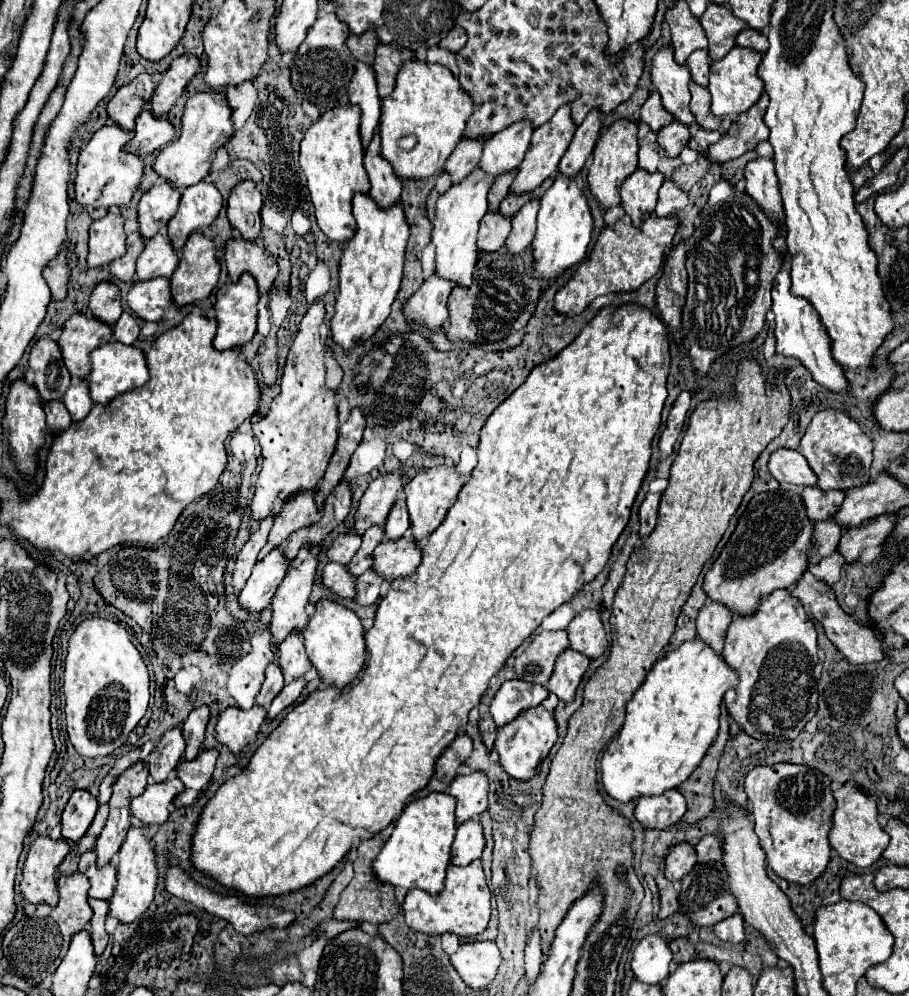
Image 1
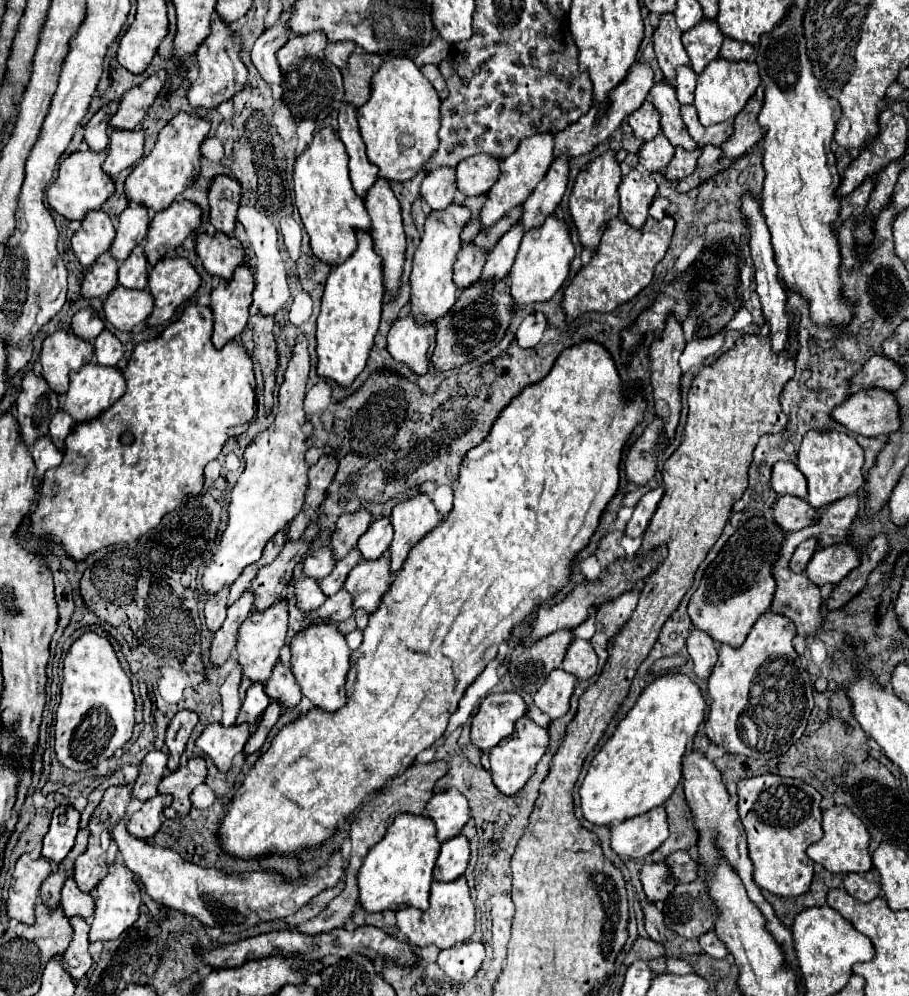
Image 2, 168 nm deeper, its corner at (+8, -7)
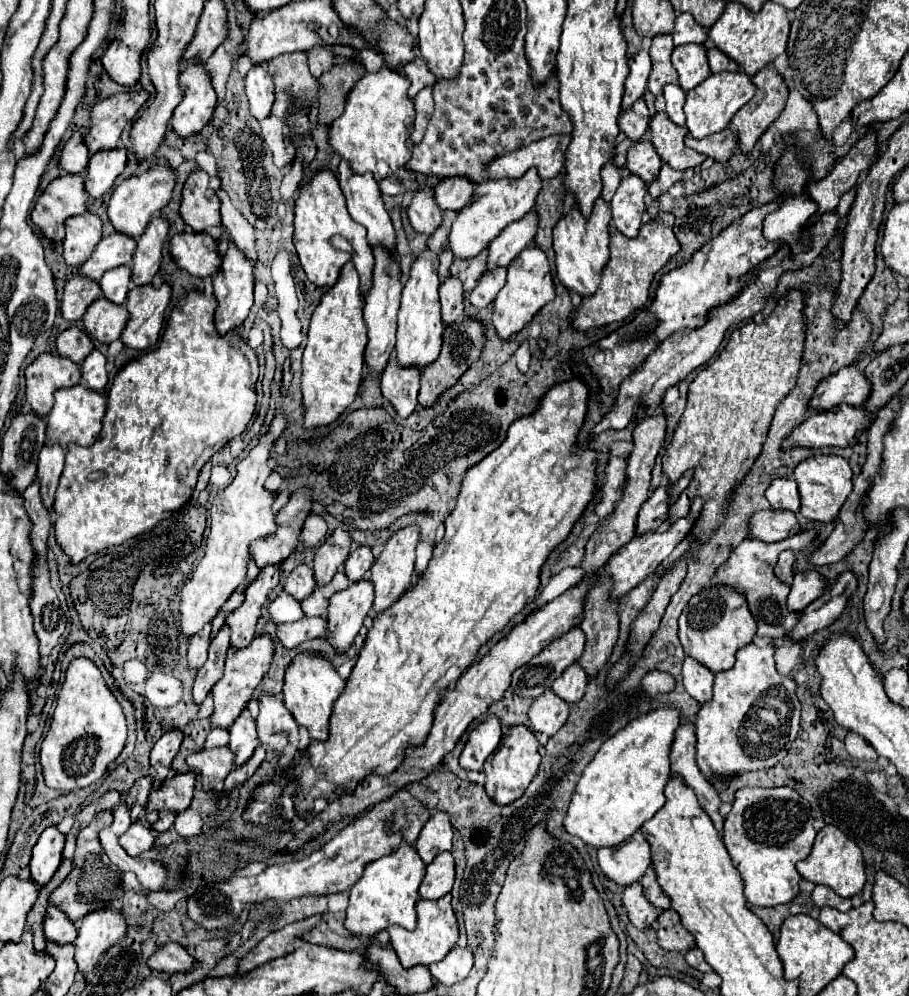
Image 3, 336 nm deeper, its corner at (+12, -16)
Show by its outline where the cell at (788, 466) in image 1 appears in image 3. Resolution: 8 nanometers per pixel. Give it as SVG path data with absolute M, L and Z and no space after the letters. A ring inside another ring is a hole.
M792 478L774 480L766 490L766 498L774 510L792 510L792 512L800 510L800 494Z

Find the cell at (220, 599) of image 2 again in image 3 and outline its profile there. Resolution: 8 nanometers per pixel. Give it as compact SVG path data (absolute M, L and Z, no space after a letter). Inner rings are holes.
M206 624L198 634L194 634L190 638L190 646L188 646L188 662L194 670L198 670L206 658L208 658L208 648L210 648L210 632L212 632L212 624Z

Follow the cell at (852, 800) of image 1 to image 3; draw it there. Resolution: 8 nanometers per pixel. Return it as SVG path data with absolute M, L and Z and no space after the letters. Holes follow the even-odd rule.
M828 824L824 826L818 834L816 834L816 840L814 840L814 846L812 846L812 852L806 860L798 862L796 864L796 870L800 872L802 878L806 880L812 880L814 884L824 884L824 886L830 886L834 888L840 896L844 898L850 898L854 894L858 894L866 882L866 874L864 874L864 858L862 858L862 852L860 848L840 830L836 828L834 824Z

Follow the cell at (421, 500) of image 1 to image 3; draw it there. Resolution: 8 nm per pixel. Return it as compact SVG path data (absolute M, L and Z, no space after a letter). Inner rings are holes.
M412 524L412 526L406 526L406 528L398 530L398 532L394 532L390 536L390 540L384 544L382 554L378 556L378 560L374 562L374 566L370 570L370 578L374 582L374 592L376 592L376 598L374 598L374 610L376 612L386 610L412 584L418 538L420 538L420 528L416 524Z

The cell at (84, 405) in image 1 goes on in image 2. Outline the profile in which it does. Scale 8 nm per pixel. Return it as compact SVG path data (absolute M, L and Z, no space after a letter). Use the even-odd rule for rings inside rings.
M58 411L54 415L54 419L50 421L50 441L58 447L58 451L66 451L64 447L64 439L70 433L70 429L74 427L74 419L66 413L66 411Z

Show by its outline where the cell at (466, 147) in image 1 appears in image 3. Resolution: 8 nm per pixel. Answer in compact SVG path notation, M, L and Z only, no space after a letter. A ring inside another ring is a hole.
M422 188L414 194L412 204L408 206L408 218L416 232L432 234L442 224L442 208L434 198L432 188Z

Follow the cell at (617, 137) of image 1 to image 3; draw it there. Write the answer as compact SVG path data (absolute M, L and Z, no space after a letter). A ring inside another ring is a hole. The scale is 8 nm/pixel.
M600 196L594 202L592 214L584 216L578 206L572 206L568 214L554 228L554 250L556 250L556 276L568 288L580 296L594 294L600 284L600 270L608 258L608 224L612 220L610 204Z

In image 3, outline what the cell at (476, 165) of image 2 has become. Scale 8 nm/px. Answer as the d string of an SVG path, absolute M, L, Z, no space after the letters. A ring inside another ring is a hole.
M450 176L434 188L434 194L438 206L442 206L444 210L462 210L474 196L474 182L460 176Z

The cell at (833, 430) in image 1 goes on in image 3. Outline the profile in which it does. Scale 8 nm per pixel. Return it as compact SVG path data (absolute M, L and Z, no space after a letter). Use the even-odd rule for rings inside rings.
M820 454L806 458L794 468L794 480L798 482L798 492L802 498L800 514L818 522L832 522L838 516L848 494L852 492L852 468L846 458L836 454Z

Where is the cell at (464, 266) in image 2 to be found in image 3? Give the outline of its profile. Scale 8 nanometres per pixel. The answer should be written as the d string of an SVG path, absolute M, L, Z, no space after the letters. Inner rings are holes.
M448 276L440 286L440 304L444 324L454 324L464 314L464 284L456 276Z

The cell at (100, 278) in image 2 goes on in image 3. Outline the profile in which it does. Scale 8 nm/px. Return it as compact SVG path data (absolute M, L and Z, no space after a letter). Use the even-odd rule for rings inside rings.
M76 276L76 278L68 280L64 286L62 302L60 302L64 320L68 320L68 322L80 320L84 316L84 312L88 310L88 306L102 296L104 296L102 288L96 280L90 280L84 276Z

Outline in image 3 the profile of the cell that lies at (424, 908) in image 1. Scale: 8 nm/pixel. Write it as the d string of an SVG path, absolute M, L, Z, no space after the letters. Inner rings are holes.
M446 894L440 900L420 900L416 904L416 912L418 912L418 926L414 932L410 932L402 926L388 928L390 944L394 946L394 950L400 958L400 964L404 968L412 968L418 964L430 966L434 962L440 962L458 944L458 938L460 938L458 920L452 910L452 894Z

